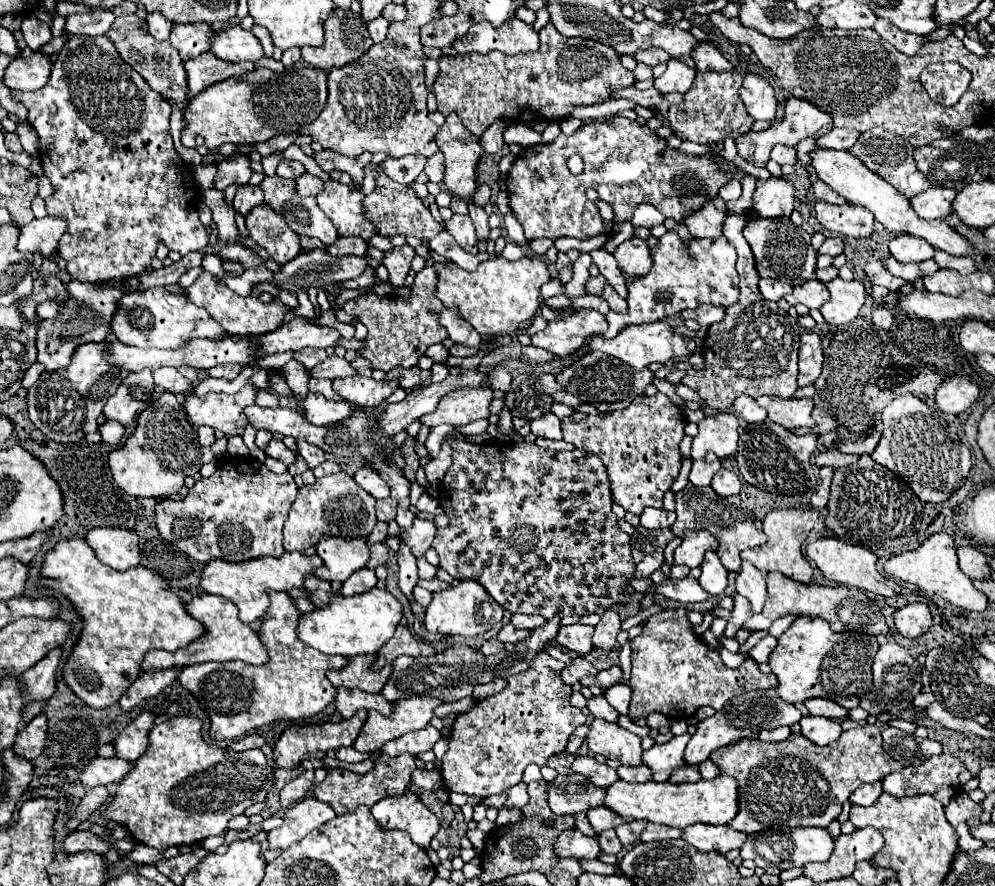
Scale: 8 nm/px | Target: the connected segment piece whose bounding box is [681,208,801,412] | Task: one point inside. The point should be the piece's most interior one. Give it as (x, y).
(753, 350)

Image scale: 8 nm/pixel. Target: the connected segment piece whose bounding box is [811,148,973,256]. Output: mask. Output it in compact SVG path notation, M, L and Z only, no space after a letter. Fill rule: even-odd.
M815 148L811 152L811 166L813 166L813 170L815 170L815 174L817 174L817 178L821 182L825 182L829 188L833 188L849 204L863 206L863 208L871 210L875 214L875 220L881 222L889 232L911 234L911 236L925 238L933 248L943 250L943 252L947 252L951 256L967 256L973 250L971 244L963 236L959 236L955 230L951 230L945 220L923 220L923 218L919 218L913 212L909 200L901 192L897 192L881 176L873 174L867 166L863 166L863 162L859 158L851 156L847 150Z

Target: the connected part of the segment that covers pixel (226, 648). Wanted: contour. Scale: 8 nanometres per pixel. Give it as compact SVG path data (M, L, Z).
M201 594L187 604L187 612L207 628L207 636L197 640L195 644L189 644L187 648L179 648L177 652L151 650L143 660L143 672L155 672L173 666L189 666L199 662L229 662L229 660L243 660L255 666L267 664L269 660L267 648L263 648L259 634L239 620L239 610L235 608L235 604L231 604L231 600L215 594Z

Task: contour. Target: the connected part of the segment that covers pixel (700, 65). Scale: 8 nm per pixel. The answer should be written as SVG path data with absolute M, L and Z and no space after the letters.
M701 42L691 58L695 60L697 64L697 70L699 72L711 72L711 70L733 70L735 66L713 46L713 44L707 44L707 42Z

